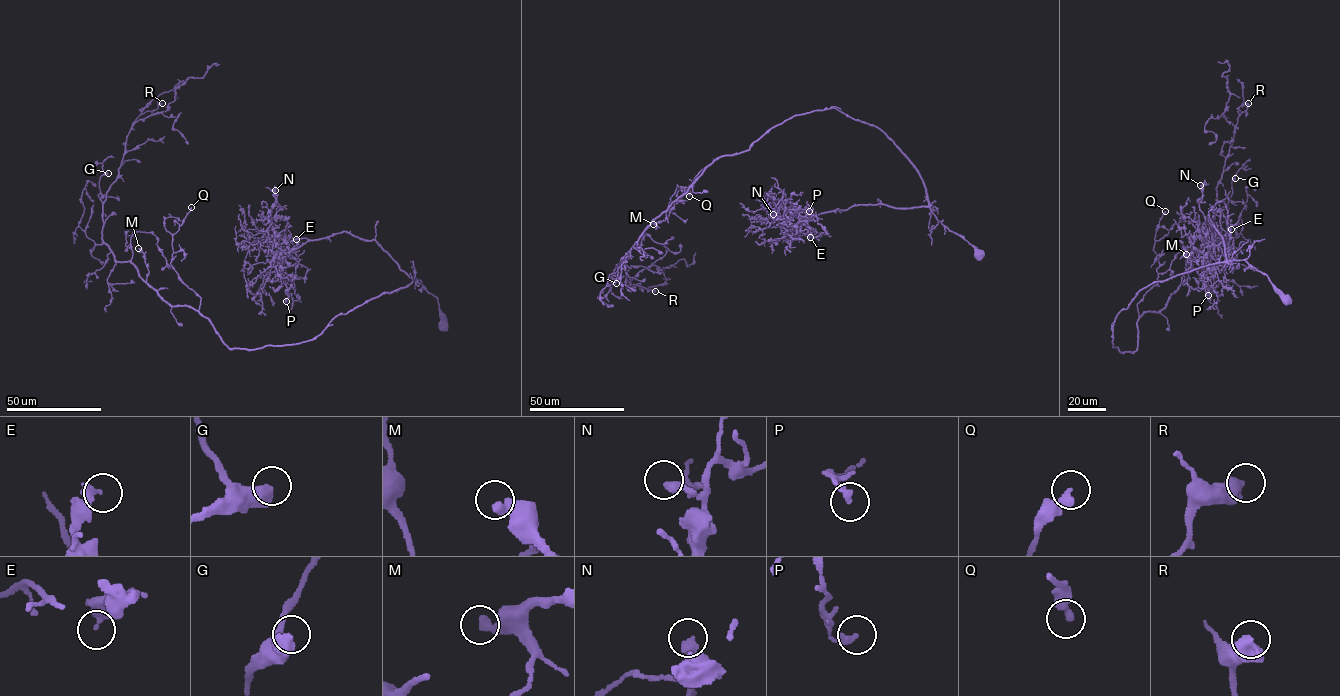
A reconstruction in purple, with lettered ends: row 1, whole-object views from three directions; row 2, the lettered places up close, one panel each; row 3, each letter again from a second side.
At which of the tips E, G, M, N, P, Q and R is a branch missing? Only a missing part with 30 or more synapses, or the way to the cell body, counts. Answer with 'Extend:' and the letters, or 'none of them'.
Extend: none of them

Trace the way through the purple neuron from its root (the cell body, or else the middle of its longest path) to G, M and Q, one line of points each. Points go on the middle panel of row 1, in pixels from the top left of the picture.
G: (979, 255), (937, 219), (892, 141), (830, 107), (719, 157), (621, 258), (616, 283)
M: (979, 255), (937, 219), (918, 171), (892, 141), (831, 107), (795, 114), (748, 149), (719, 157), (653, 224)
Q: (979, 255), (937, 219), (892, 141), (835, 108), (795, 114), (713, 159), (676, 185), (689, 196)

